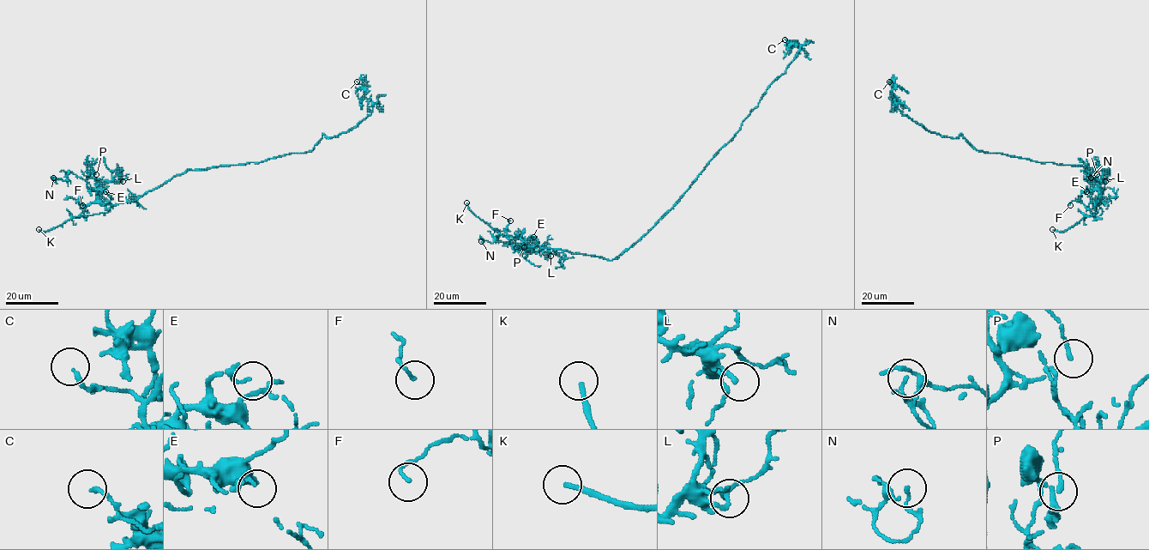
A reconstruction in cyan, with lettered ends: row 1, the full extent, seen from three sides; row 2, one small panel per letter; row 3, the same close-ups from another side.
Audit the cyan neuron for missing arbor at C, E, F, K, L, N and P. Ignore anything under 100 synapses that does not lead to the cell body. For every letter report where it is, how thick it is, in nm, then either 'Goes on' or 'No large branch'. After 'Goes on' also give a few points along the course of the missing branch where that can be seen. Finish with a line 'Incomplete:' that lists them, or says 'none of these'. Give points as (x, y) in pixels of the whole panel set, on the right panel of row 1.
C: Place: (889, 81). Thickness 160 nm. No large branch
E: Place: (1086, 191). Thickness 70 nm. No large branch
F: Place: (1070, 205). Thickness 120 nm. No large branch
K: Place: (1052, 229). Thickness 170 nm. Goes on
L: Place: (1105, 181). Thickness 150 nm. No large branch
N: Place: (1091, 178). Thickness 100 nm. No large branch
P: Place: (1097, 174). Thickness 100 nm. No large branch
Incomplete: K

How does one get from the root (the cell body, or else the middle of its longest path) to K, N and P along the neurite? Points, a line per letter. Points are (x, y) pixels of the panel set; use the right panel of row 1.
K: (1055, 164), (1085, 166), (1107, 170), (1109, 173), (1094, 208), (1096, 214), (1084, 217), (1064, 232), (1052, 229)
N: (1055, 164), (1109, 172), (1096, 205), (1101, 188), (1088, 172), (1089, 183), (1091, 178)
P: (1055, 164), (1085, 166), (1109, 172), (1096, 205), (1101, 190), (1096, 179), (1099, 165), (1097, 174)

